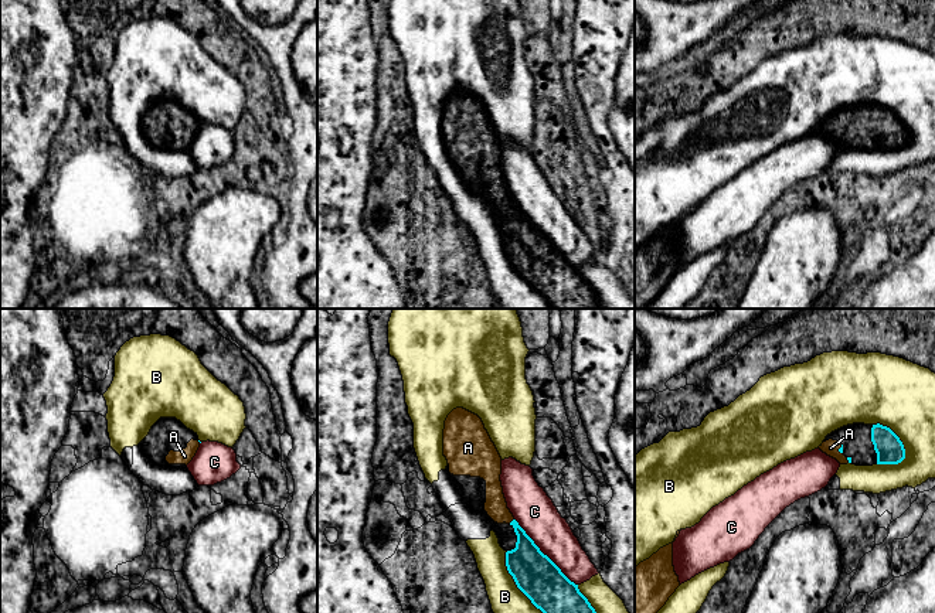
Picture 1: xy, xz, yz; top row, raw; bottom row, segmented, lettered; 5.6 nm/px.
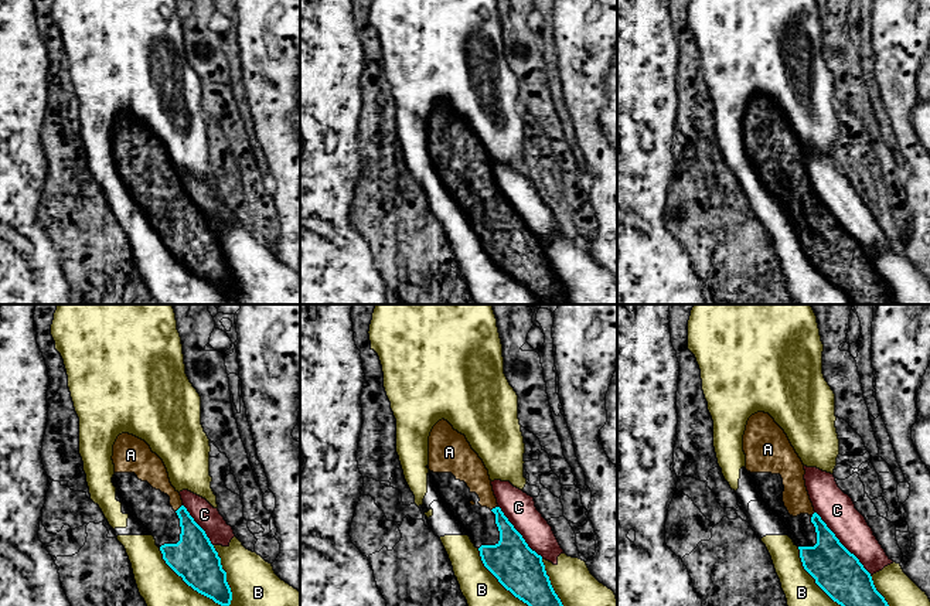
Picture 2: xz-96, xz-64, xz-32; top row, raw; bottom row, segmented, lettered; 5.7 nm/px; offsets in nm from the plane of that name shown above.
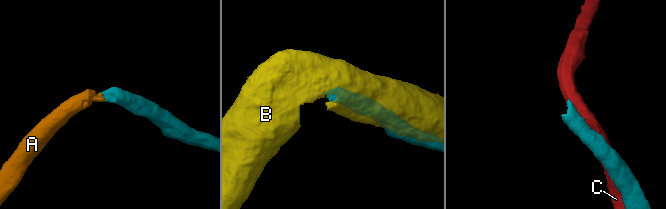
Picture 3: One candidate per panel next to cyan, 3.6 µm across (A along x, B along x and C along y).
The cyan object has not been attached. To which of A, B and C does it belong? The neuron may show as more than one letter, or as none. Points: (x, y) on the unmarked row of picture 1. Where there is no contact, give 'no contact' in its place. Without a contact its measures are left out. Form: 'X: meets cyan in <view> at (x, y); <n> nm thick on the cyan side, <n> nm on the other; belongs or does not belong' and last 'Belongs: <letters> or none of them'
A: meets cyan in xz at (512, 204); 220 nm thick on the cyan side, 130 nm on the other; belongs
B: meets cyan in xz at (517, 269); 240 nm thick on the cyan side, 240 nm on the other; does not belong
C: meets cyan in xz at (541, 235); 240 nm thick on the cyan side, 240 nm on the other; does not belong
Belongs: A

